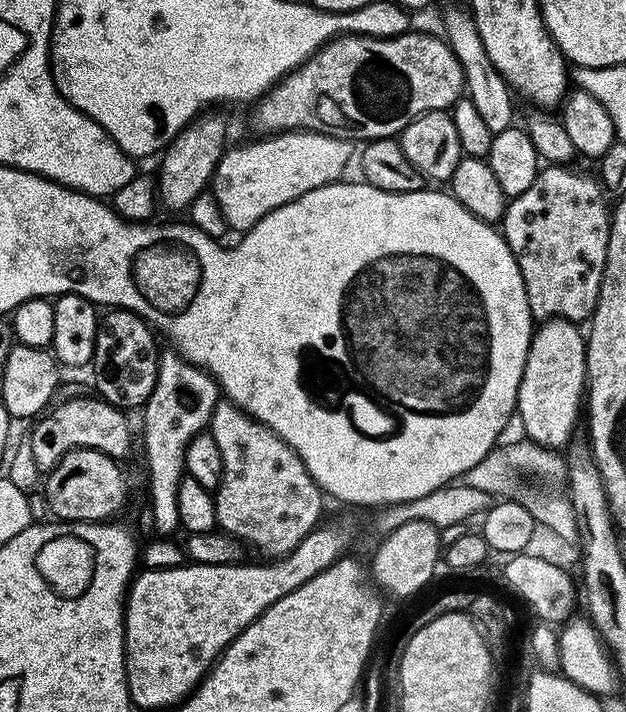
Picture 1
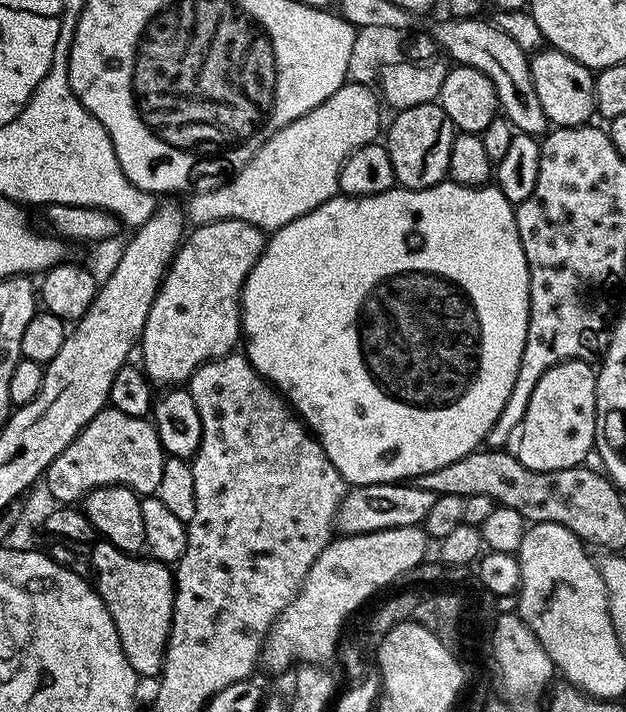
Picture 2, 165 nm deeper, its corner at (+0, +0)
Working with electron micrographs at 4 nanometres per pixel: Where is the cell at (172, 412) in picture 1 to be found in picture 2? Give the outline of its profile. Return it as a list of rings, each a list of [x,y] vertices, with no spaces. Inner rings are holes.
[[[241,220],[198,224],[185,235],[172,263],[168,265],[168,271],[164,273],[164,281],[156,291],[150,314],[146,314],[146,326],[140,335],[138,356],[140,352],[144,359],[142,371],[153,385],[183,385],[203,364],[230,355],[237,347],[236,343],[241,343],[240,294],[244,291],[250,270],[264,252],[265,243],[266,236],[261,229]]]

